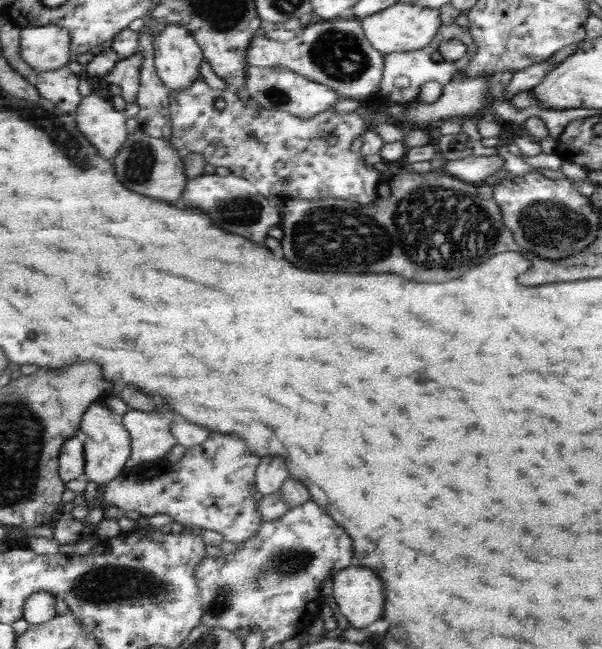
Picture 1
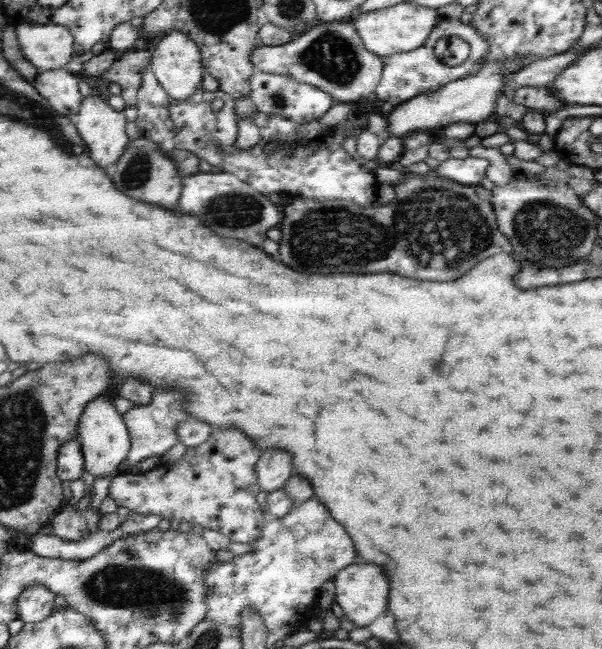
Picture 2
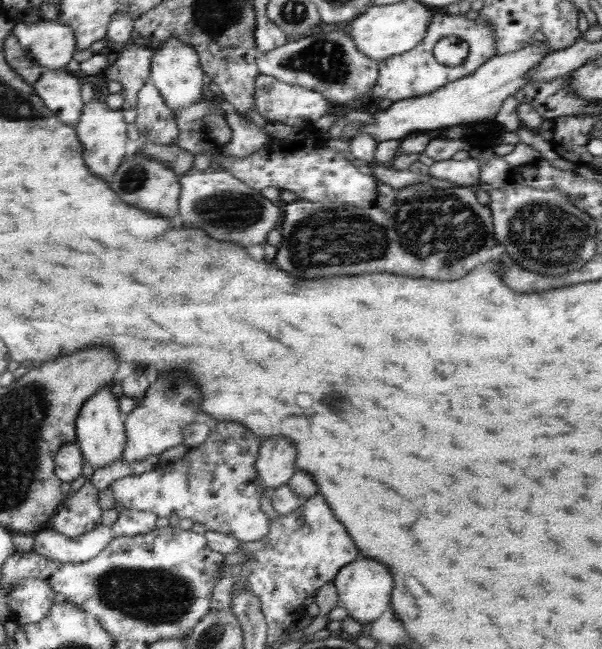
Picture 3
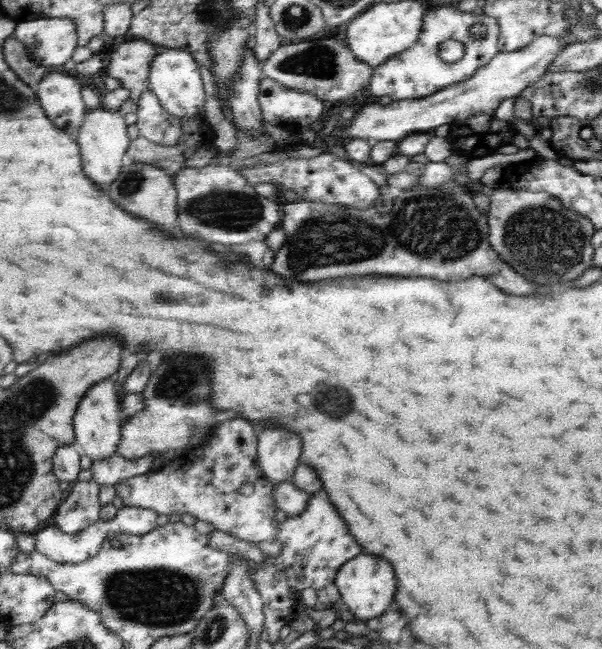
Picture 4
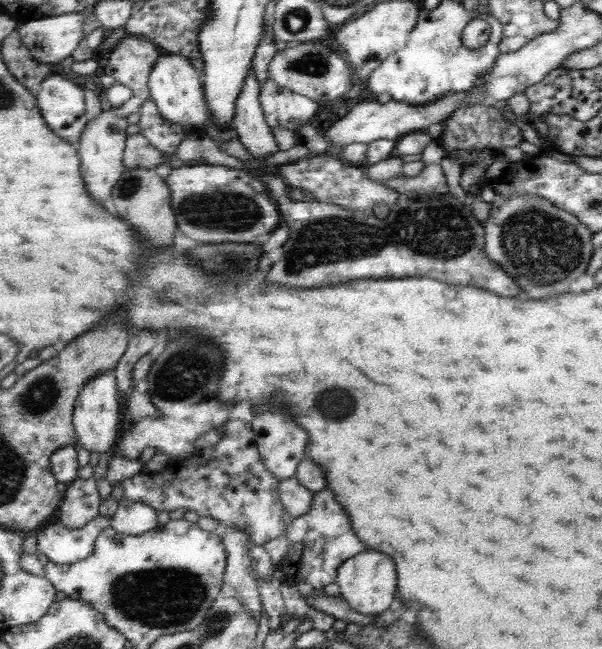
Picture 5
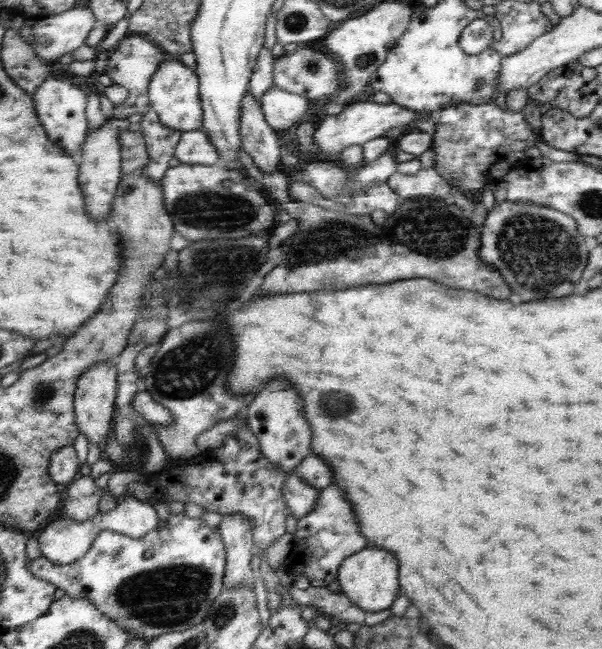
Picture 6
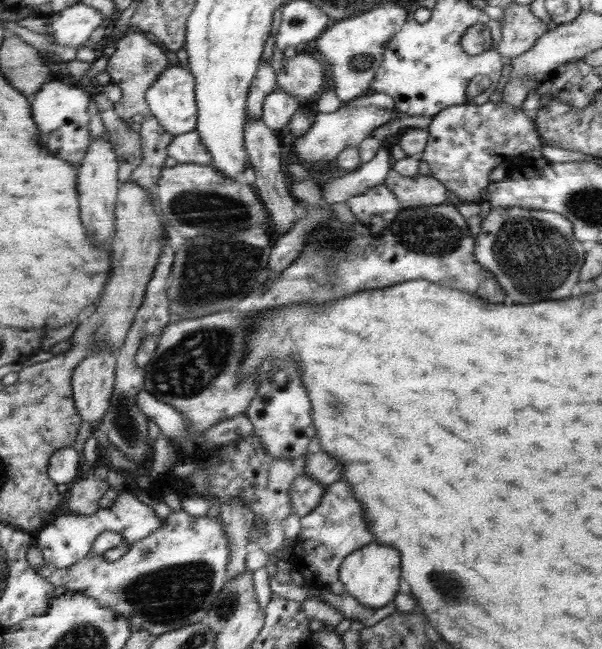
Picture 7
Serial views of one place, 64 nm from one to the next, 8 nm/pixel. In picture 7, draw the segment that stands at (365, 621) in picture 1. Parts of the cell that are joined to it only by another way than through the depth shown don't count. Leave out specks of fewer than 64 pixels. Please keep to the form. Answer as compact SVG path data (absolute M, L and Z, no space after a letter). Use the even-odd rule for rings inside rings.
M371 542L359 552L353 552L341 568L341 582L347 584L347 590L351 596L359 600L359 604L365 604L369 608L387 608L395 602L399 592L405 588L401 582L401 554L379 542Z

